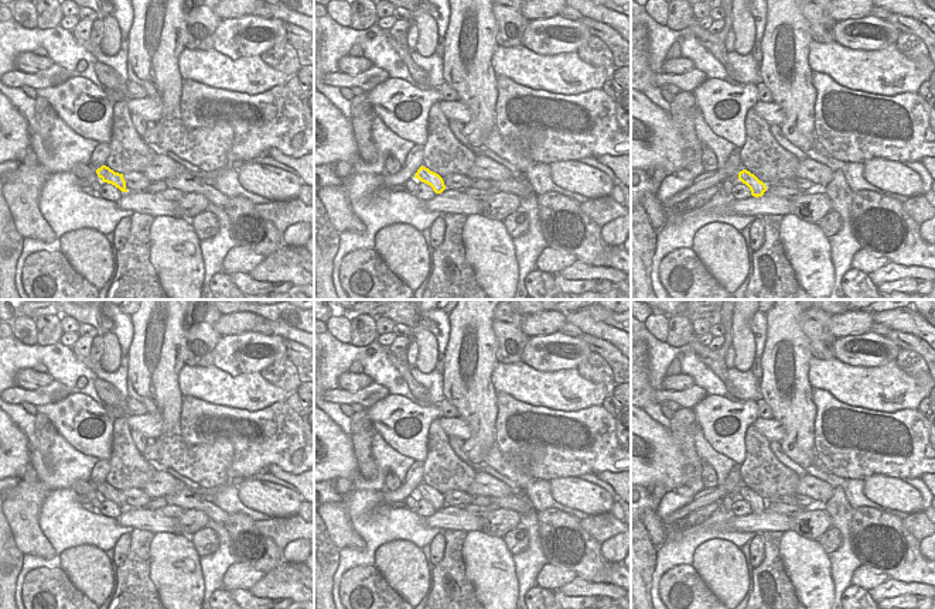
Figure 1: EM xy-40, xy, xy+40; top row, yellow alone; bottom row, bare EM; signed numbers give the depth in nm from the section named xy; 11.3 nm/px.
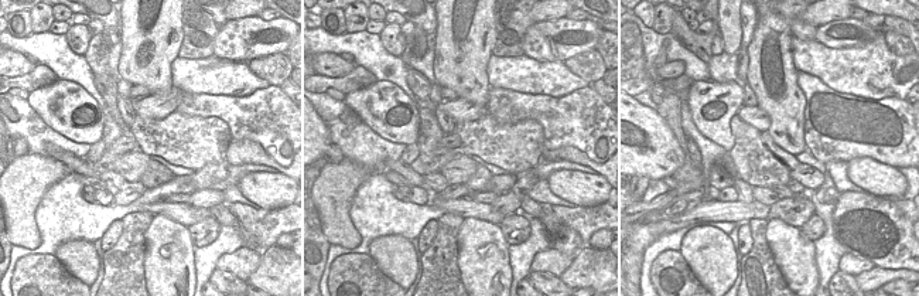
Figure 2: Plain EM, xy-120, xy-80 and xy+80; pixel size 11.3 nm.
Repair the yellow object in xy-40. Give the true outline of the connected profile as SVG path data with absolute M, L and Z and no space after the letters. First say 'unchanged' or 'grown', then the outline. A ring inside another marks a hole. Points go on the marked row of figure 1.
unchanged; M102 165L100 168L98 168L96 174L102 179L102 182L112 184L116 188L119 188L122 192L127 192L123 174L115 172L106 165Z

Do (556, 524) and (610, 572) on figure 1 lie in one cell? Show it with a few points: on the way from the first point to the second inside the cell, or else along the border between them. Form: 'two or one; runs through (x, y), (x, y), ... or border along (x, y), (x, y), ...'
one; runs through (567, 539), (596, 567)

